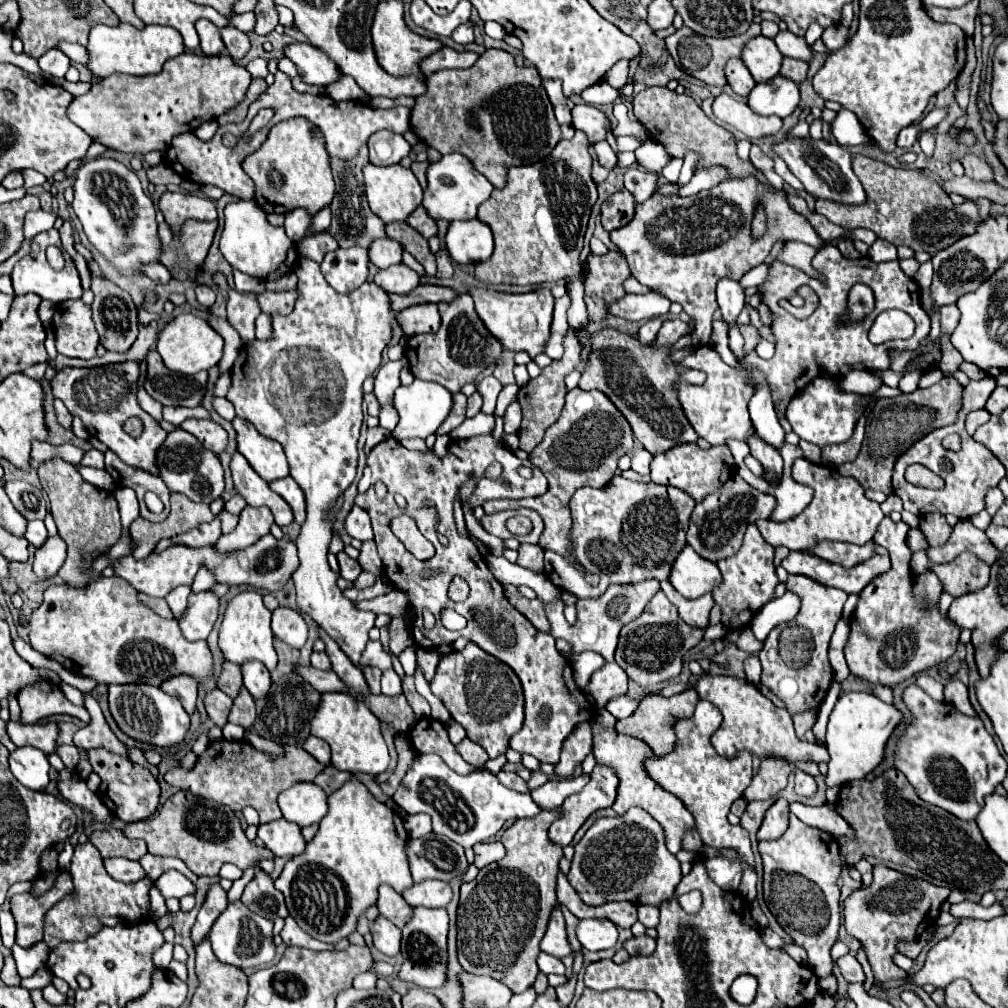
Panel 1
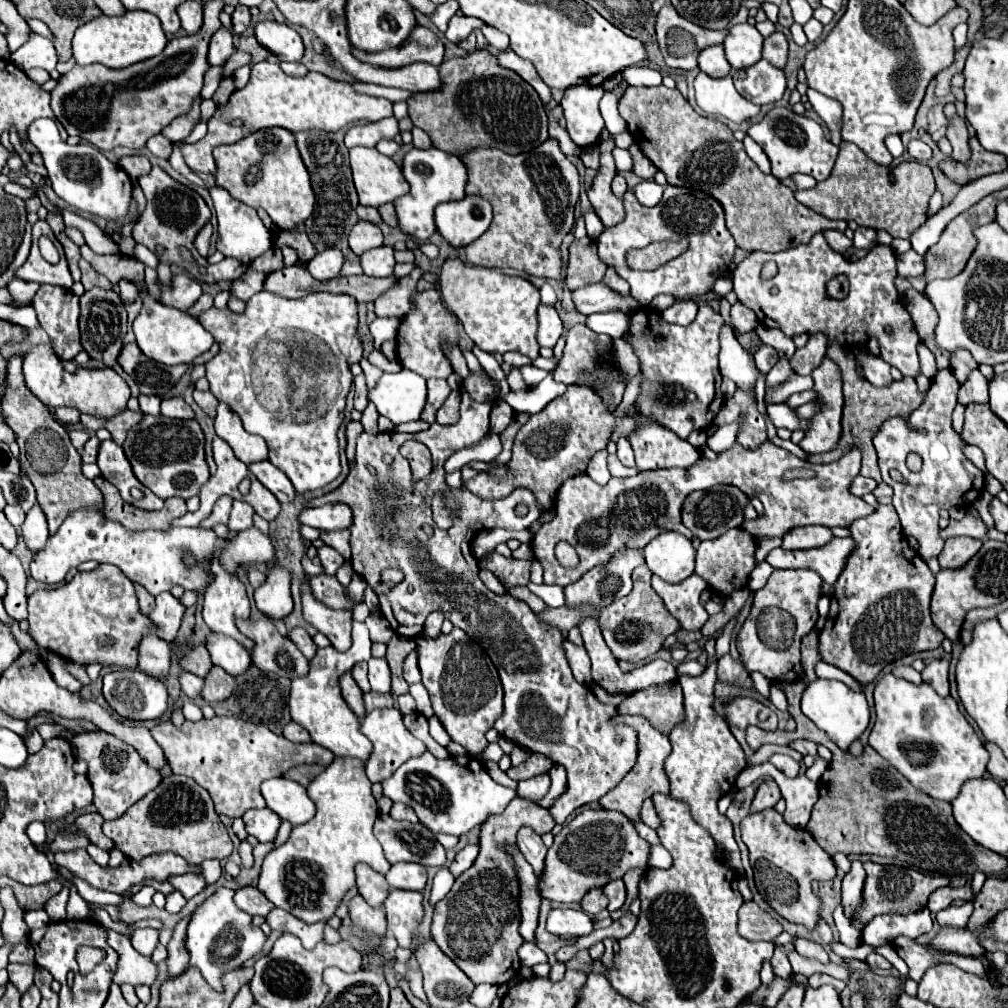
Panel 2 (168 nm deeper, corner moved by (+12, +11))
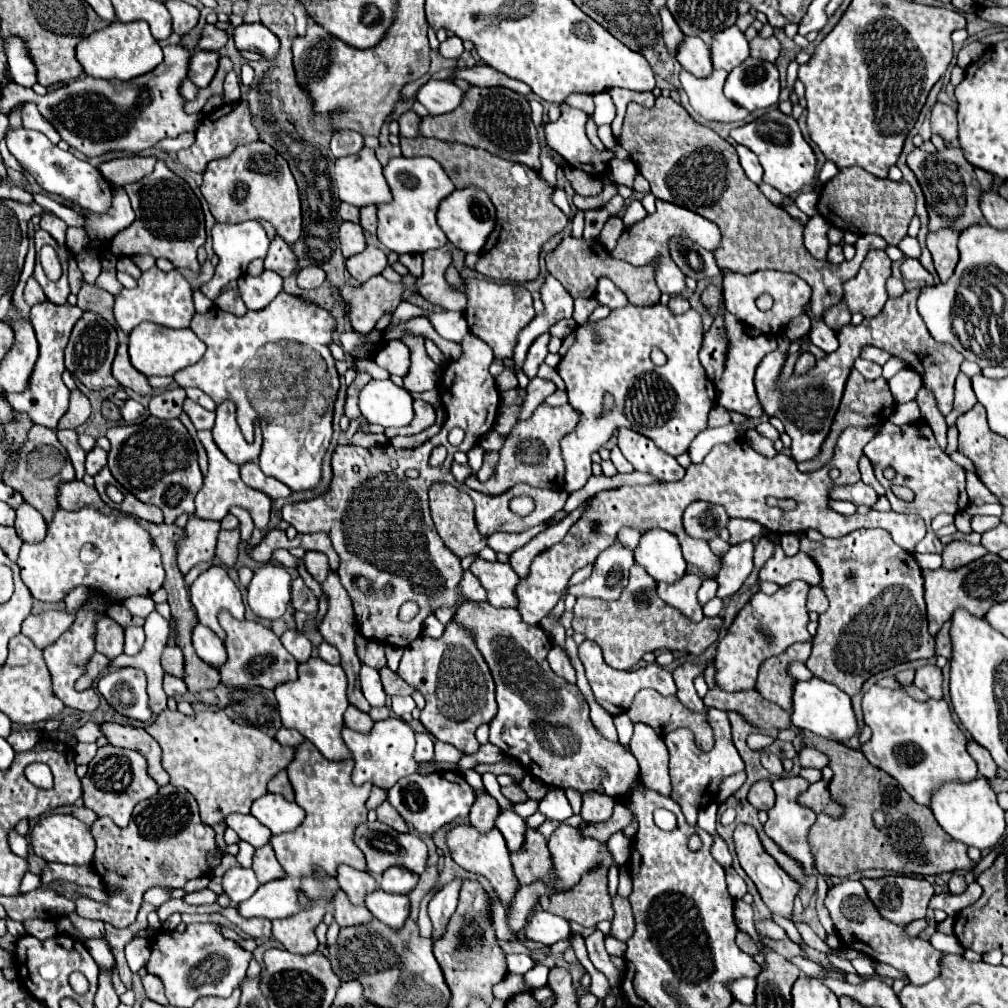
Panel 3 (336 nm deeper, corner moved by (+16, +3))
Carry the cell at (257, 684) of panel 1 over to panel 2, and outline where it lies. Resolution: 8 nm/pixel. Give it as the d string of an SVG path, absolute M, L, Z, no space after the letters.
M210 634L206 648L212 654L212 662L224 668L230 676L240 676L252 666L250 652L232 638Z

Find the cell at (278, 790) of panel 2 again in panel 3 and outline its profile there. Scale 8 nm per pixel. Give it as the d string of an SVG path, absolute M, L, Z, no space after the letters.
M264 794L254 800L250 814L258 818L272 834L290 832L304 820L304 812L294 802L288 802L280 794Z

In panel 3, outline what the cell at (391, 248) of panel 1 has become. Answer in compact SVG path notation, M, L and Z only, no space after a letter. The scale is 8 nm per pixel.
M342 222L340 230L338 230L338 238L340 238L340 248L342 248L344 258L350 258L356 252L362 252L366 248L366 240L360 230L360 224Z

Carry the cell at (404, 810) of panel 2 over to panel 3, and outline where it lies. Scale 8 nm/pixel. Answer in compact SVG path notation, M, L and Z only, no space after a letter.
M382 802L378 808L376 808L376 814L378 814L378 820L390 828L394 828L396 832L408 832L408 826L404 822L404 818L400 818L400 814L396 814L396 810L392 810L390 802Z

